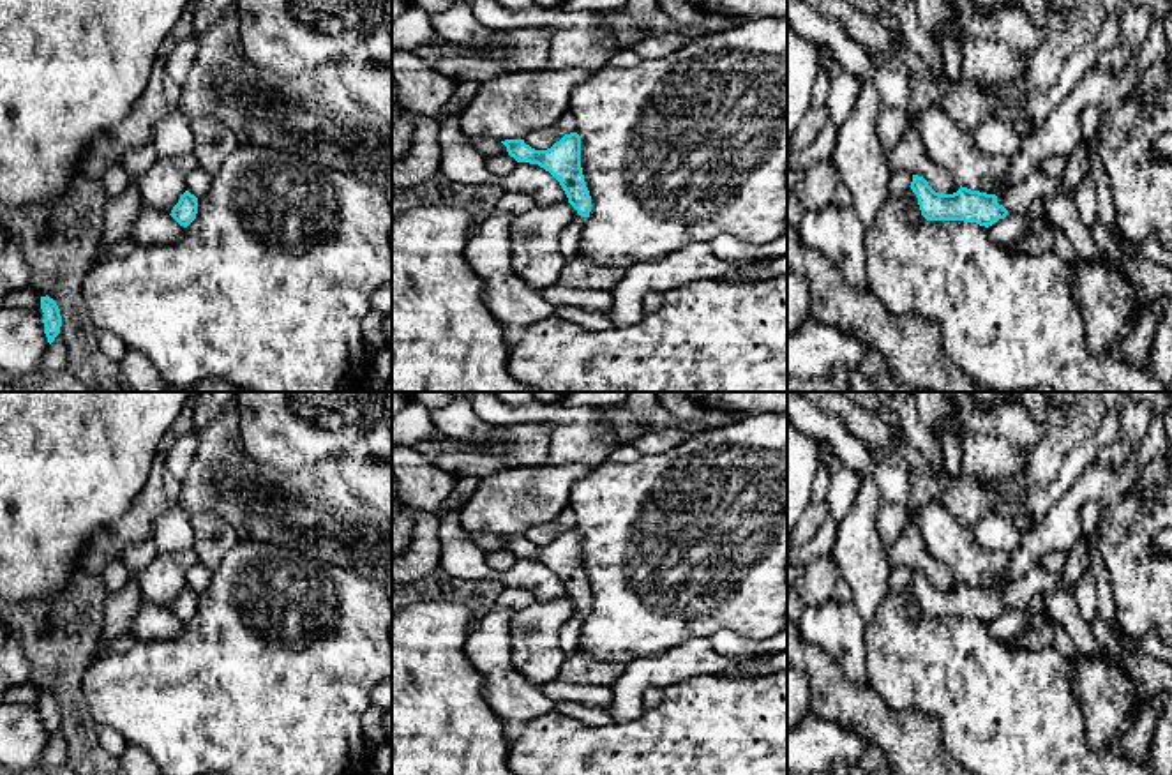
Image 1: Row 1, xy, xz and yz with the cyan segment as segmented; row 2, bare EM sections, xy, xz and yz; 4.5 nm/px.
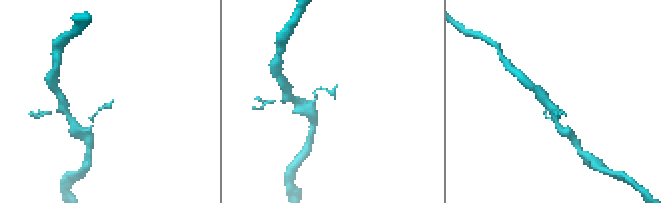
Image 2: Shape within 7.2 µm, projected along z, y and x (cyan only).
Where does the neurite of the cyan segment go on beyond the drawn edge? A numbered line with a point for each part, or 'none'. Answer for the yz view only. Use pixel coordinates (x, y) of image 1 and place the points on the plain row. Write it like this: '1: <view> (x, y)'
1: yz (1026, 590)

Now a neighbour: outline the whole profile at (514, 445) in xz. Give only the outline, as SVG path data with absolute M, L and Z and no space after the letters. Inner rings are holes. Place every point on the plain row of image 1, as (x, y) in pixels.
M535 422L498 425L485 441L473 445L498 457L503 468L538 466L549 457L549 429Z

